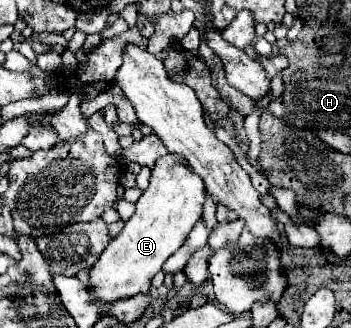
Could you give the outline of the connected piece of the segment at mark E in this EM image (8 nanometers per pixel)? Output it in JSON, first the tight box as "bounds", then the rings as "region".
{"bounds":[89,153,205,301],"region":[[[167,153],[159,157],[151,169],[149,187],[135,203],[135,213],[125,223],[123,231],[107,245],[99,261],[91,269],[89,287],[93,289],[93,301],[119,301],[137,293],[147,293],[151,279],[161,271],[163,263],[185,243],[187,235],[203,215],[201,199],[205,199],[205,187],[199,175],[191,171],[185,157]]]}

